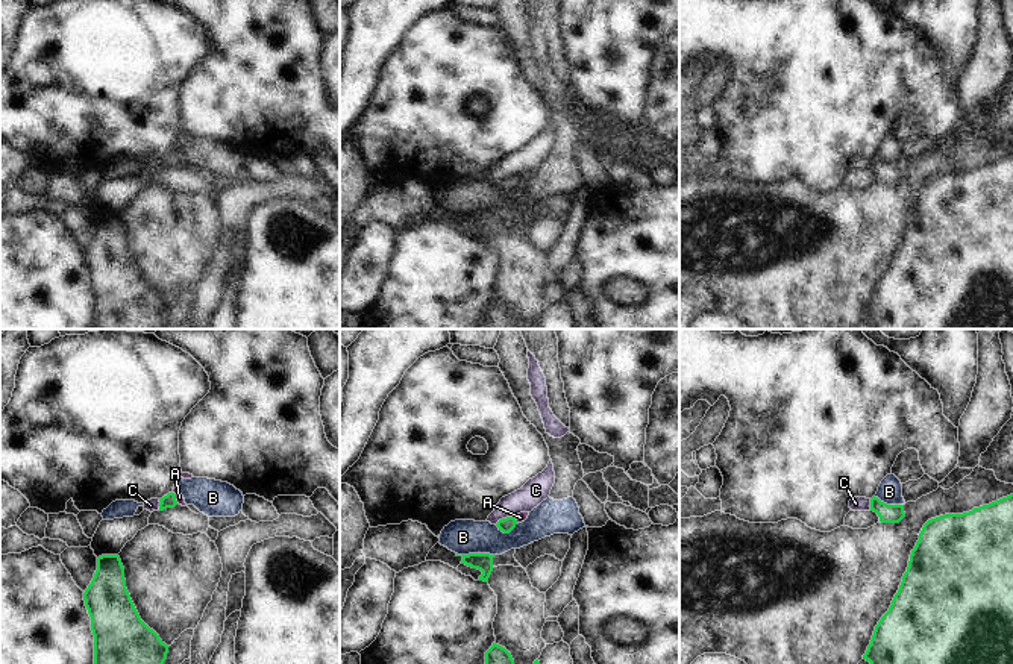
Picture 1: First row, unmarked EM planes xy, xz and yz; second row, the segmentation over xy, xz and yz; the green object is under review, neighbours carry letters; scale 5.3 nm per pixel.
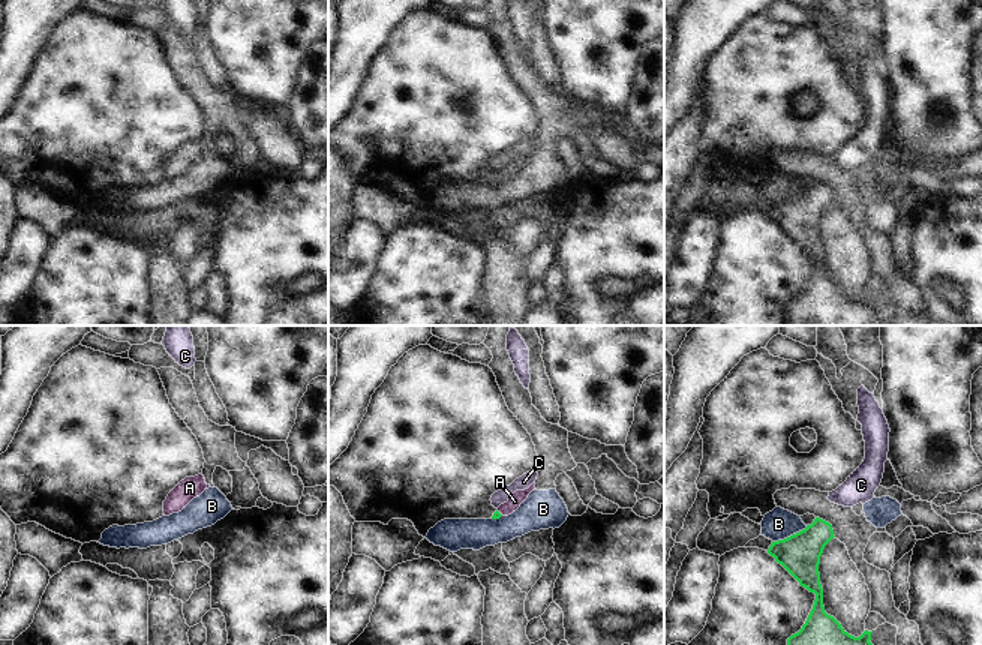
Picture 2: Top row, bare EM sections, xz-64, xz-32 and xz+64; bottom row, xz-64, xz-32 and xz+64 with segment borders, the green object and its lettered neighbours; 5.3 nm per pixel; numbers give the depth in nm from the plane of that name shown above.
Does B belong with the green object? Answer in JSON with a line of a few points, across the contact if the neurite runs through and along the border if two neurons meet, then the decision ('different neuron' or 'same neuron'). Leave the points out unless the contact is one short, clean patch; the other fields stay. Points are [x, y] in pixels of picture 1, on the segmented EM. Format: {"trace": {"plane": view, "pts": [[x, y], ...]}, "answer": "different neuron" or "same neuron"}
{"trace": {"plane": "xz", "pts": [[457, 552], [495, 555]]}, "answer": "different neuron"}

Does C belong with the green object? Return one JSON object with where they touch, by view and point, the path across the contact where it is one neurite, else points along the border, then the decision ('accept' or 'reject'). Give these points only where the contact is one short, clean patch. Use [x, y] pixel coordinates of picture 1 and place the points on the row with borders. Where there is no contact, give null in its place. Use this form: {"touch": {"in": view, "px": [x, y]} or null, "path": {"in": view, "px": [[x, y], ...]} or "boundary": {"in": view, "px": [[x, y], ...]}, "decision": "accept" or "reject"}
{"touch": {"in": "xz", "px": [504, 519]}, "boundary": {"in": "xz", "px": [[514, 516], [507, 516], [496, 525]]}, "decision": "reject"}

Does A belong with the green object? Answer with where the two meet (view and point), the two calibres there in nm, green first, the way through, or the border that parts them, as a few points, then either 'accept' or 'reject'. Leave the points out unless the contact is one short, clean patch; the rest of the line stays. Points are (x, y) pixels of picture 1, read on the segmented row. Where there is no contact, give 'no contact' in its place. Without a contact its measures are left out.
xy (175, 498) | 70/50 nm | across xy (169, 501), (175, 498), (179, 498) | accept

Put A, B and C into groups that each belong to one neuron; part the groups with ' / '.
A / B / C

